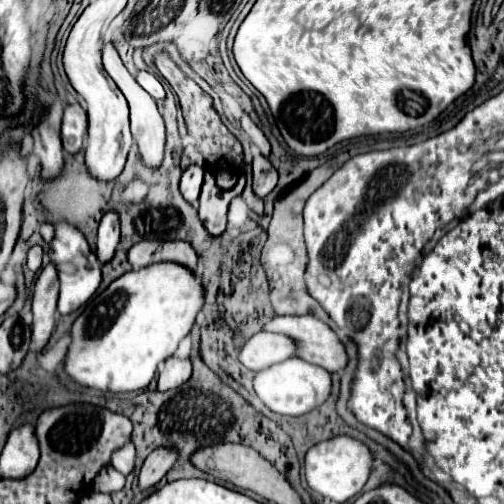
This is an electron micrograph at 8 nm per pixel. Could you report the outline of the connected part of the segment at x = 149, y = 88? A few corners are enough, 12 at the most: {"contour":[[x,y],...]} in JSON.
{"contour":[[139,71],[137,81],[153,99],[163,99],[165,89],[153,73]]}

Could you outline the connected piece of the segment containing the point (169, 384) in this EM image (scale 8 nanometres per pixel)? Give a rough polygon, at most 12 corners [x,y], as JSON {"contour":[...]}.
{"contour":[[167,359],[157,391],[177,389],[191,377],[189,359]]}

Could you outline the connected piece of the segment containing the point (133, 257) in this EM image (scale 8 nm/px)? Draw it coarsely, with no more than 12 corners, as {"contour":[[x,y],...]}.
{"contour":[[139,241],[127,257],[133,269],[171,261],[197,273],[185,241]]}

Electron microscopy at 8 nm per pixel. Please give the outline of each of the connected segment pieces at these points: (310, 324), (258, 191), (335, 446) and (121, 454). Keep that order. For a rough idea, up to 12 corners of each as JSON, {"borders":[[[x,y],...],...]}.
{"borders":[[[273,317],[261,331],[297,343],[297,357],[331,373],[347,363],[337,335],[317,317]],[[261,153],[253,157],[253,191],[267,197],[277,171]],[[351,437],[307,451],[309,489],[335,503],[361,493],[371,453]],[[131,443],[117,449],[111,459],[113,467],[129,475],[135,463]]]}

